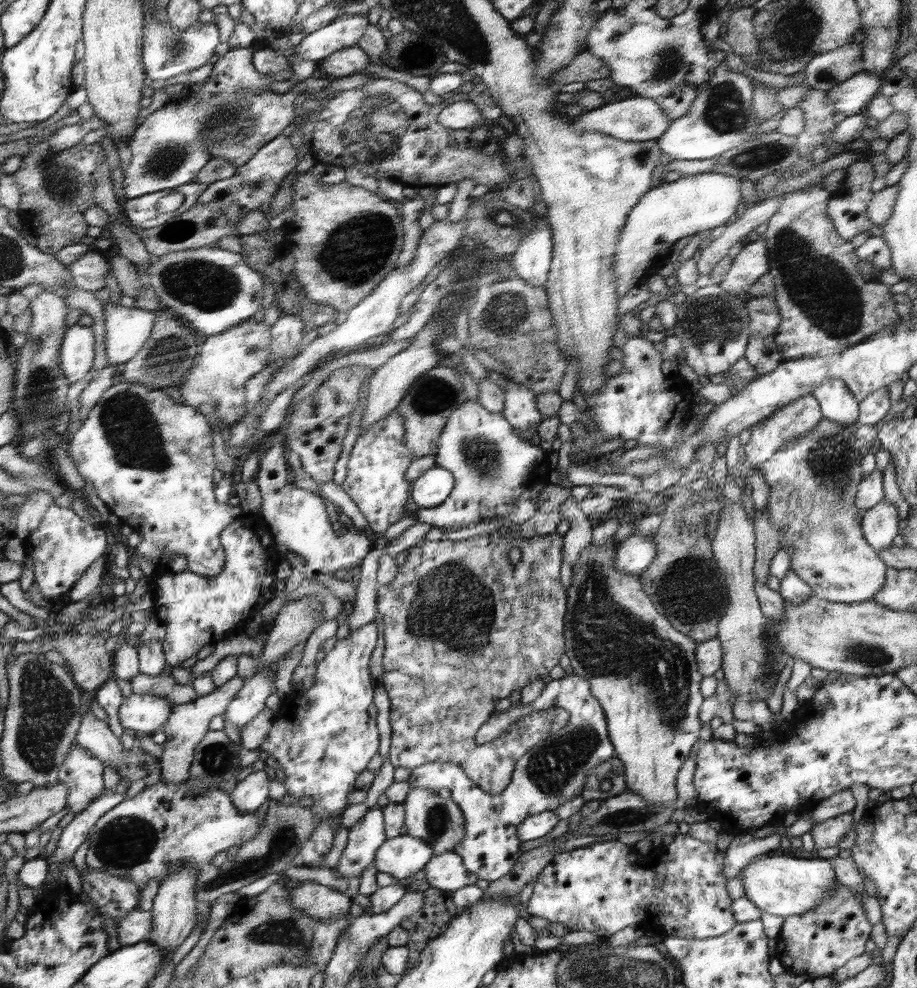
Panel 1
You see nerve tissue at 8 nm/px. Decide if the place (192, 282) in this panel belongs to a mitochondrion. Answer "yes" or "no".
yes

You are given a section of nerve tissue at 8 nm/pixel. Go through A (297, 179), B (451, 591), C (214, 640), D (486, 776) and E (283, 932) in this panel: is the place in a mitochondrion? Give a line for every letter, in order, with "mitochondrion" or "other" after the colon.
A: other
B: mitochondrion
C: other
D: other
E: mitochondrion

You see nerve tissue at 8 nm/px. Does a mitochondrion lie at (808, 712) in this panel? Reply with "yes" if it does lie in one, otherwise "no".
no

